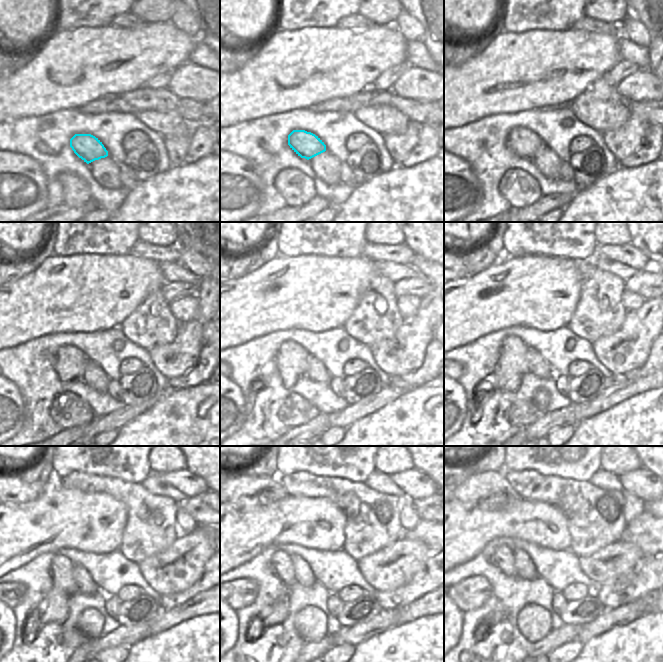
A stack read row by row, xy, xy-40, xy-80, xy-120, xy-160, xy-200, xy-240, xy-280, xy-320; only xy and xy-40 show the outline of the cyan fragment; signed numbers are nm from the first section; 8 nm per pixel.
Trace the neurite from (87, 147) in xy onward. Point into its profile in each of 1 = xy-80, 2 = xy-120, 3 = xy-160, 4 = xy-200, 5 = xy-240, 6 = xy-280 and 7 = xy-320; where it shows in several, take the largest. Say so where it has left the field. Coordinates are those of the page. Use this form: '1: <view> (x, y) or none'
1: xy-80 (522, 142)
2: xy-120 (70, 362)
3: xy-160 (291, 359)
4: xy-200 (512, 364)
5: xy-240 (63, 585)
6: xy-280 (281, 563)
7: xy-320 (503, 558)

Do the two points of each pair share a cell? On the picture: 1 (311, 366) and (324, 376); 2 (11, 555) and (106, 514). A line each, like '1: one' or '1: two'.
1: one
2: one

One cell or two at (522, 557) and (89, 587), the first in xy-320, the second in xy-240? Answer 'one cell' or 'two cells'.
one cell

